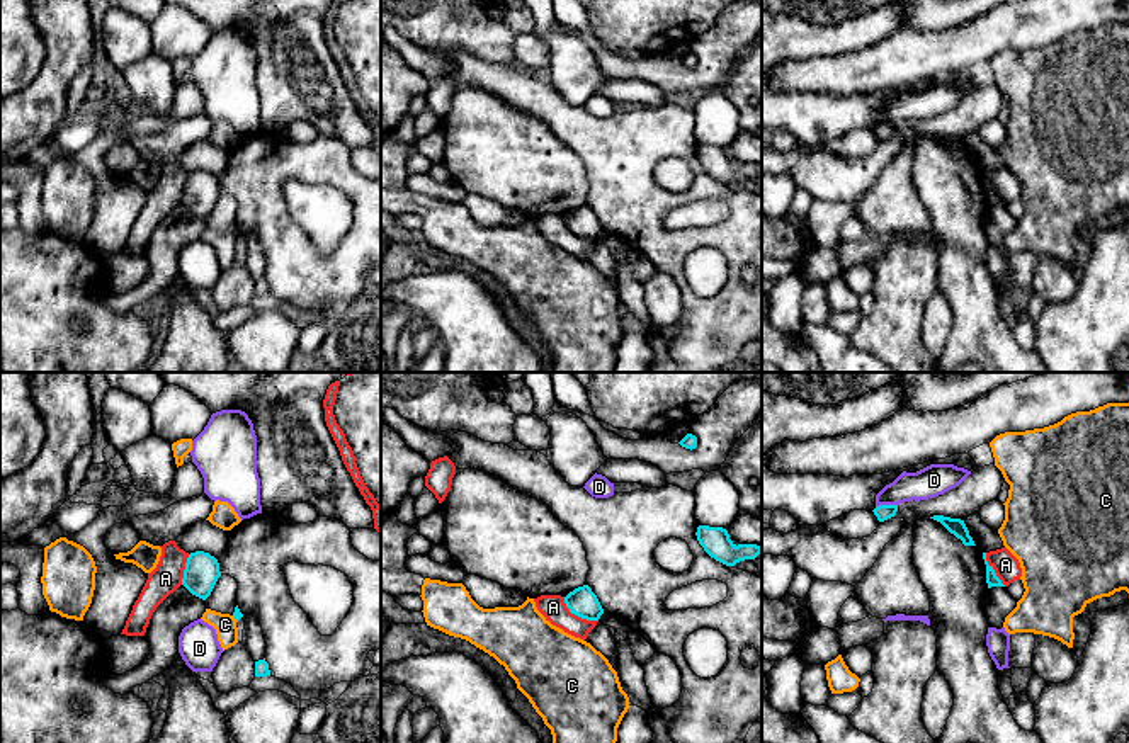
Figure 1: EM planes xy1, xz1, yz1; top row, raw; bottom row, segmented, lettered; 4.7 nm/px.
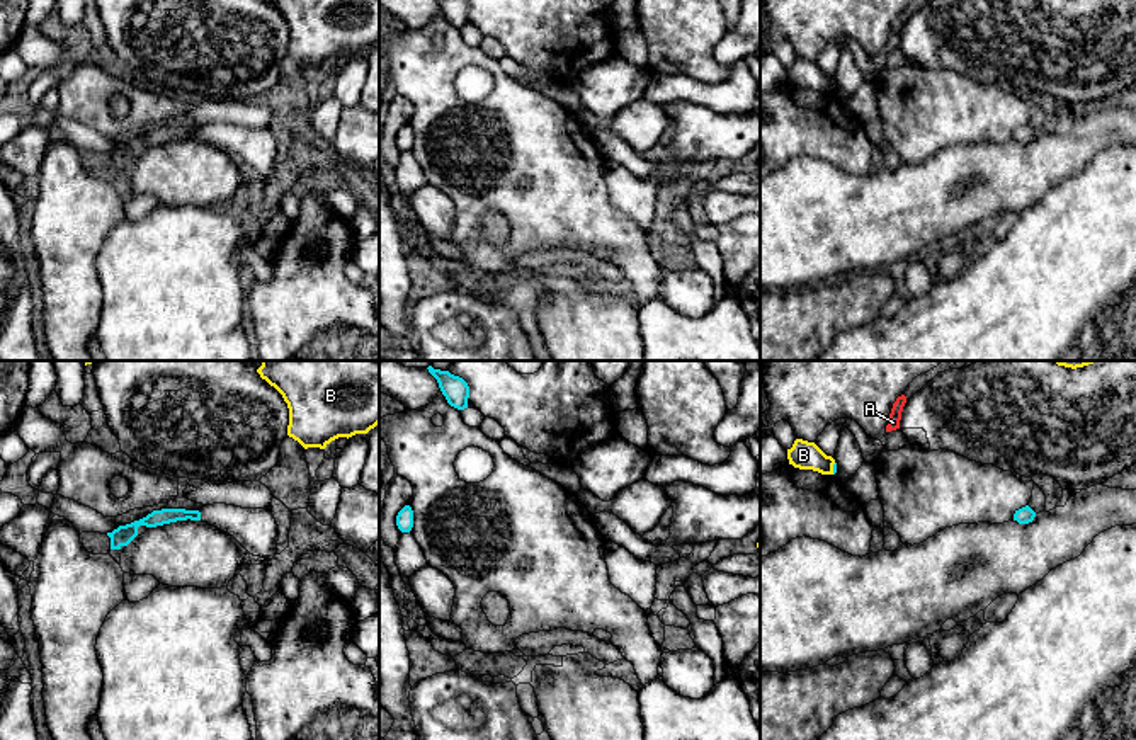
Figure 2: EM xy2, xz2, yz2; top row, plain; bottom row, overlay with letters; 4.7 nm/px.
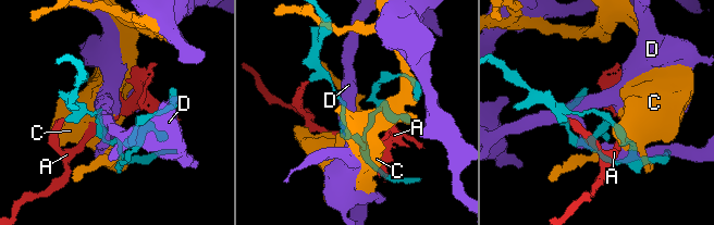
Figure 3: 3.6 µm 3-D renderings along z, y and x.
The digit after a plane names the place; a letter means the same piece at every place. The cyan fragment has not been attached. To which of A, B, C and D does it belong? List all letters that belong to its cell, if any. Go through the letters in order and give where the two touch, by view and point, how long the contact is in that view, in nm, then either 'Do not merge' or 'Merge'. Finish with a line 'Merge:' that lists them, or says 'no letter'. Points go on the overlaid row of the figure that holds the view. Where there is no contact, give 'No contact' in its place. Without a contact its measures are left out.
A: Touches cyan at xz1 (577, 614). Shared border 200 nm. Do not merge
B: Touches cyan at yz2 (834, 468). Shared border 60 nm. Do not merge
C: Touches cyan at xy1 (235, 618). Shared border 40 nm. Do not merge
D: Touches cyan at yz1 (886, 505). Shared border 110 nm. Do not merge
Merge: no letter

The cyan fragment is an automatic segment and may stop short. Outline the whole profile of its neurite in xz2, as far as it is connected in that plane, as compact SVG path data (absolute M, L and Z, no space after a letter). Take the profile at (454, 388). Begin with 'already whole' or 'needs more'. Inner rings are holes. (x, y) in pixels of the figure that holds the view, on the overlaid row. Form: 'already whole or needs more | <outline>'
already whole | M432 366L427 369L437 379L439 388L451 407L457 410L468 408L469 386L463 378L451 374L449 371L434 369Z

